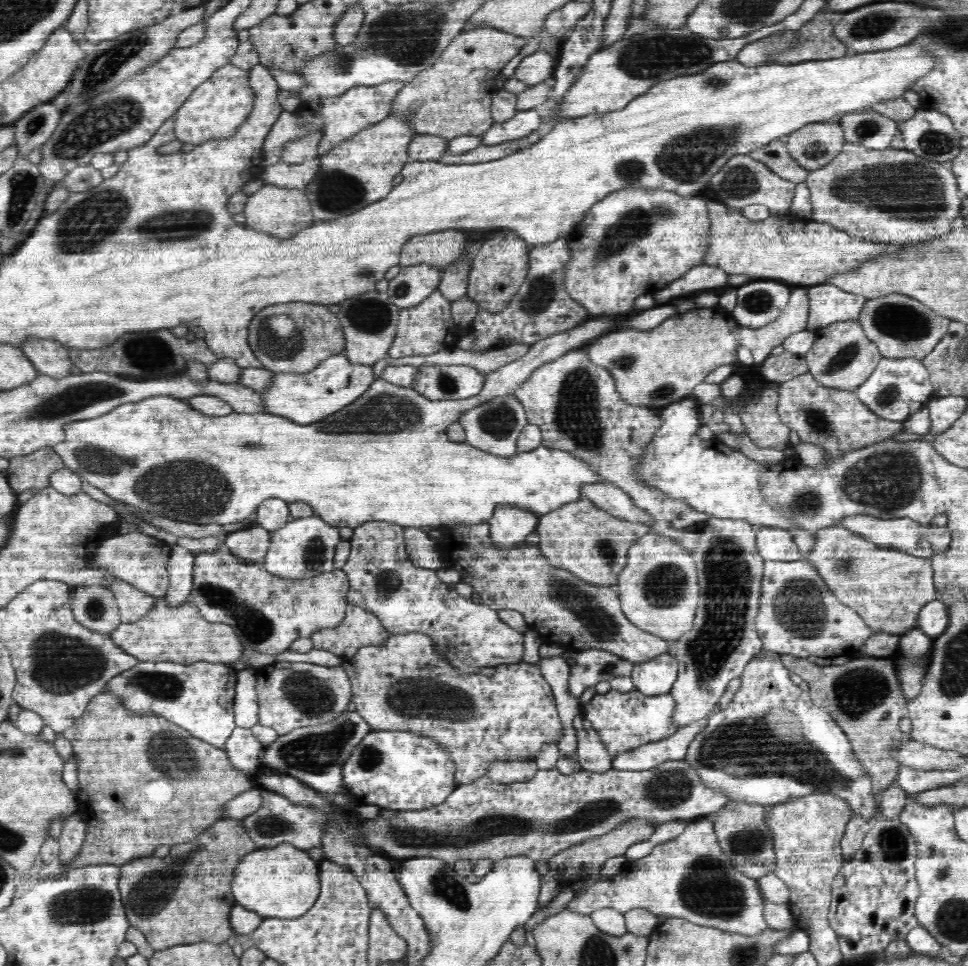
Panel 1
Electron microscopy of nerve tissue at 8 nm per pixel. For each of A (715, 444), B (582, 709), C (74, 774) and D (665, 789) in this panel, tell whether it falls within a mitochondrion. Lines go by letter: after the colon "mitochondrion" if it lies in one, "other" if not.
A: other
B: other
C: other
D: mitochondrion

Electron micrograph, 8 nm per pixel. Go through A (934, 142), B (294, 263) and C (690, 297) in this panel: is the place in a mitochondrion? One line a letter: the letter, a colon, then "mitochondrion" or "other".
A: mitochondrion
B: other
C: other

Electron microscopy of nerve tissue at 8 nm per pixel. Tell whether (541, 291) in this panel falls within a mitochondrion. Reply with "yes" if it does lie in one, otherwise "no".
yes

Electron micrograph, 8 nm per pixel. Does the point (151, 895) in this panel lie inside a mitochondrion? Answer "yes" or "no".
yes

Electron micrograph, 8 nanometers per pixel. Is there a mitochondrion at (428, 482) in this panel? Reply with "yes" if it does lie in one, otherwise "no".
no

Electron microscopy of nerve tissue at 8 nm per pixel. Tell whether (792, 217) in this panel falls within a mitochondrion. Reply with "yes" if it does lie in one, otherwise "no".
no

